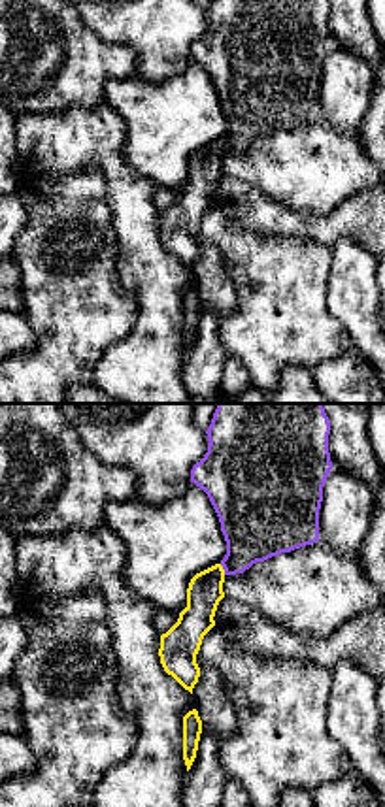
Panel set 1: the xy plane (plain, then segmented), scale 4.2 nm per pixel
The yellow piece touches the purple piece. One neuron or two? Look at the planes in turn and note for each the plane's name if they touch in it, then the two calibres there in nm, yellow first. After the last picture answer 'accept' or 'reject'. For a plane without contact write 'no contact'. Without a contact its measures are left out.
xy | 150/300 nm

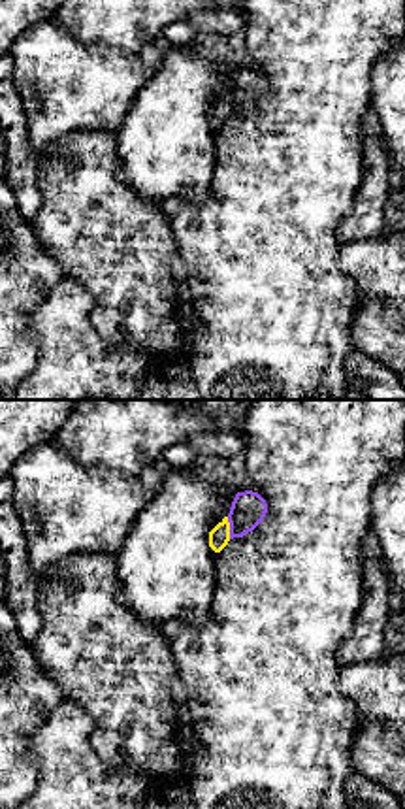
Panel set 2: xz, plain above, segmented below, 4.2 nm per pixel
xz | 90/150 nm

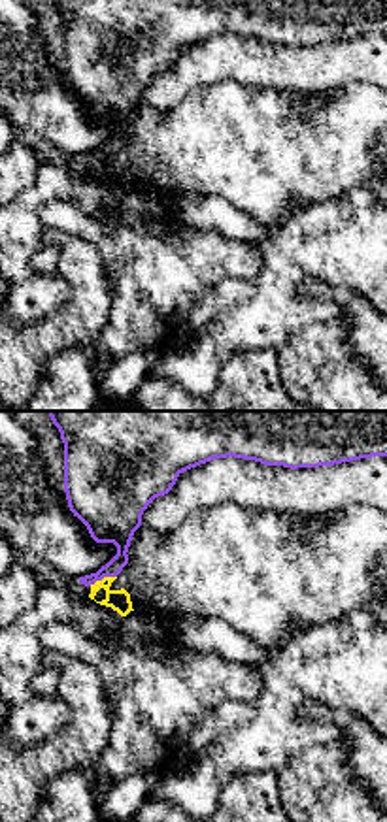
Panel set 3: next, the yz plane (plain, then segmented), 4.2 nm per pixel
yz | 100/200 nm

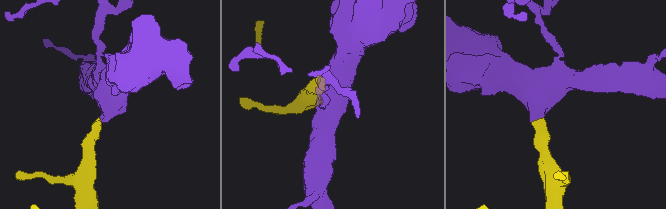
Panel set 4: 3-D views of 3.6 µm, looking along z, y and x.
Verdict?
accept

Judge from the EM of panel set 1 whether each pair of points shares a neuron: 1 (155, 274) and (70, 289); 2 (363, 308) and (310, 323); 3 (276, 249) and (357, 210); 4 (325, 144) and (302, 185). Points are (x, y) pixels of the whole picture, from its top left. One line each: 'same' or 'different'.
1: different
2: different
3: different
4: same

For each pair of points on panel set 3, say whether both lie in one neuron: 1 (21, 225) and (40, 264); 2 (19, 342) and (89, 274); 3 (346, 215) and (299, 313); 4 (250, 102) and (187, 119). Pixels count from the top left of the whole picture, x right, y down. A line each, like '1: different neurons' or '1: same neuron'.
1: different neurons
2: same neuron
3: same neuron
4: same neuron

